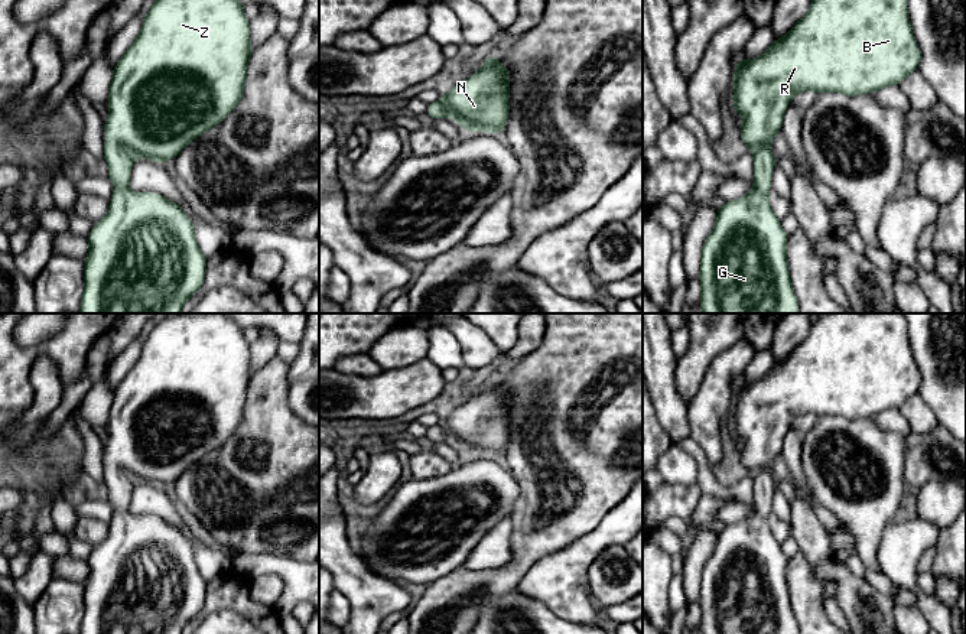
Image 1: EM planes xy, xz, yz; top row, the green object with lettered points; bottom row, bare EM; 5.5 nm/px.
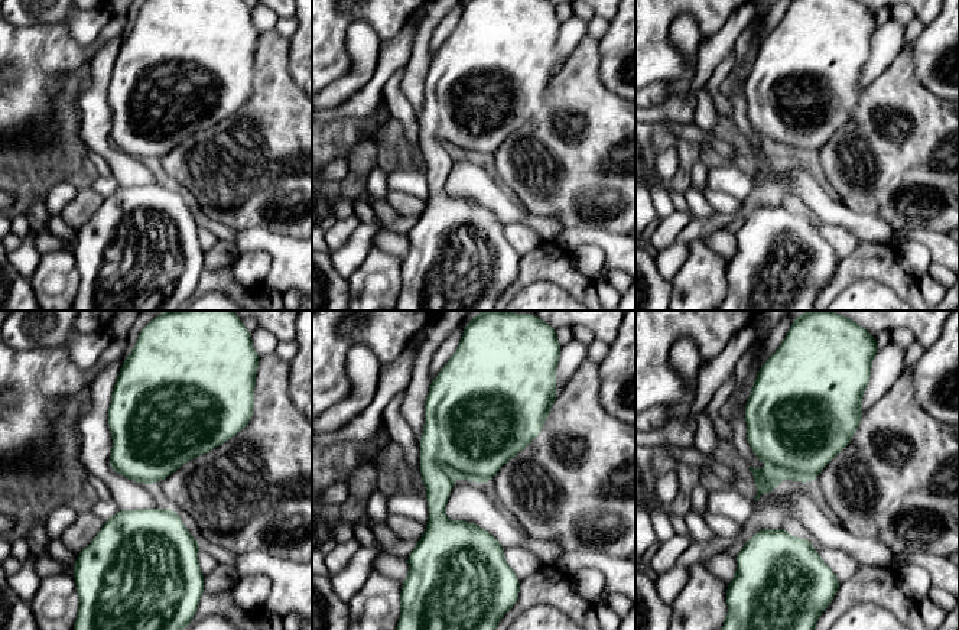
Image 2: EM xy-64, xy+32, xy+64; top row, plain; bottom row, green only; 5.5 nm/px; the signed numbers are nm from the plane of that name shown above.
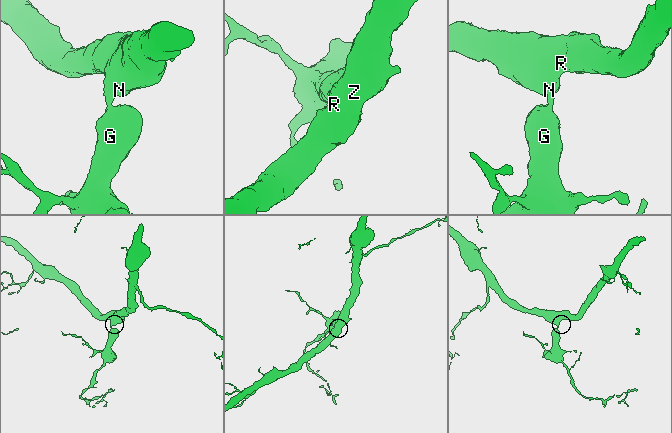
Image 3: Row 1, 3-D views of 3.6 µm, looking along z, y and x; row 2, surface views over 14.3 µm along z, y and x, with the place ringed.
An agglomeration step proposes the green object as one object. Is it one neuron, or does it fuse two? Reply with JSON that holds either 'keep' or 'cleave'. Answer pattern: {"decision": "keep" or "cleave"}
{"decision": "keep"}

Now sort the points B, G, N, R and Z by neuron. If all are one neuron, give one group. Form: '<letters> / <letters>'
B G N R Z

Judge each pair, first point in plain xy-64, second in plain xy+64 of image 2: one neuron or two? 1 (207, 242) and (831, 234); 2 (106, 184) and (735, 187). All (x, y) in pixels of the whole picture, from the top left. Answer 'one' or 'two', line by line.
1: one
2: one

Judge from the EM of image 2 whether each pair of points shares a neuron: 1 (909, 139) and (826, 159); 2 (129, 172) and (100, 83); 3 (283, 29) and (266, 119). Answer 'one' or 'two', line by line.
1: one
2: one
3: two

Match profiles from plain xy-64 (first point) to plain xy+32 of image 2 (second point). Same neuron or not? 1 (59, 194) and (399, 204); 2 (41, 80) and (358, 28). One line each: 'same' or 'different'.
1: different
2: different

